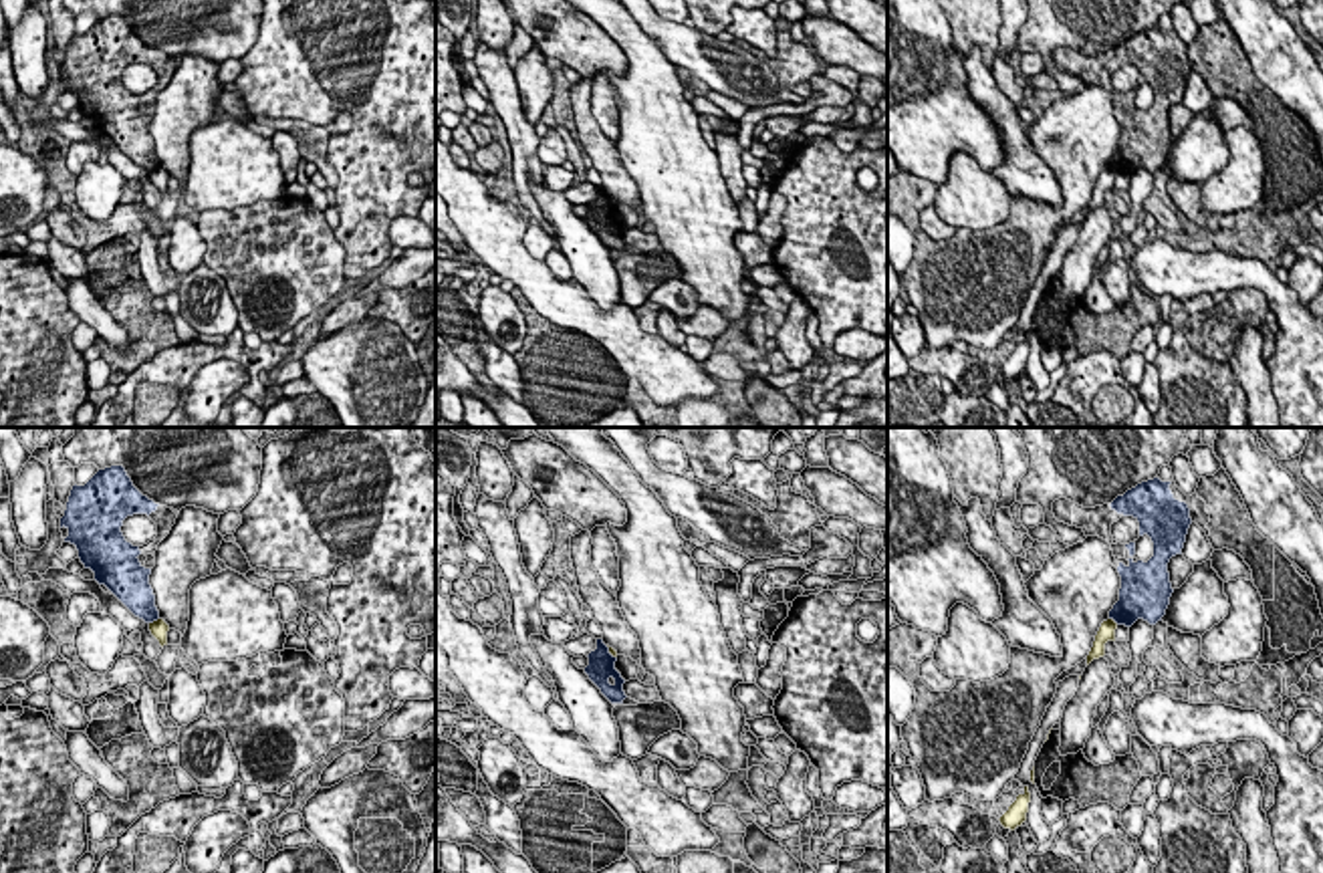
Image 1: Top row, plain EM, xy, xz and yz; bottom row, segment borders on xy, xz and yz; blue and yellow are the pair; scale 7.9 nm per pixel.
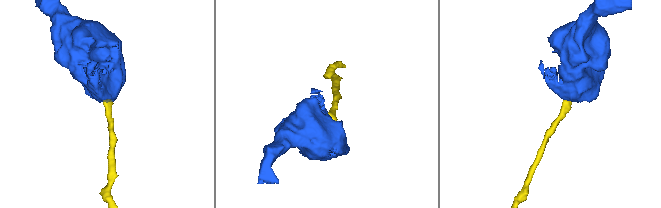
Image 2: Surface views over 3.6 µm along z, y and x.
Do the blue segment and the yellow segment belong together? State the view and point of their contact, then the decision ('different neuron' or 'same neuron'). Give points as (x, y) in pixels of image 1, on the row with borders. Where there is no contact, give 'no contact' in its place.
contact xy (154, 619); different neuron

